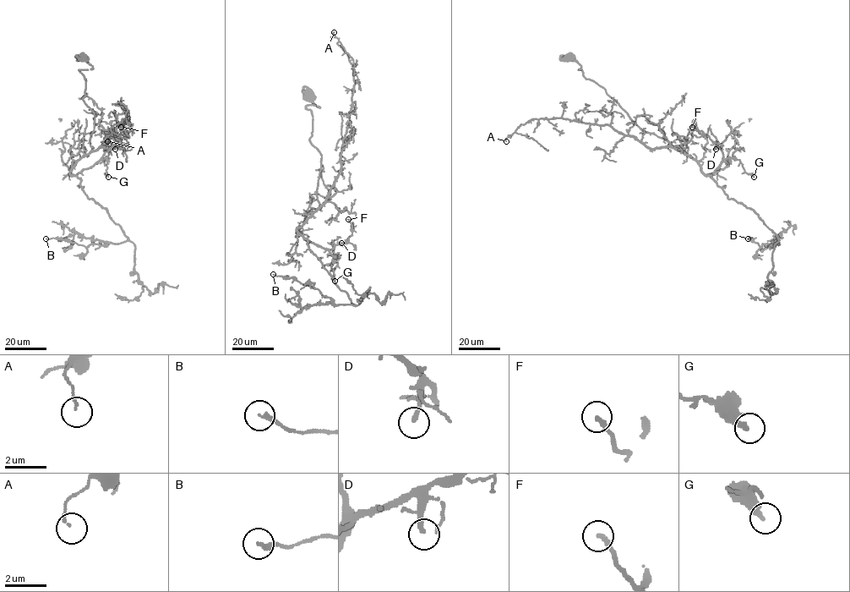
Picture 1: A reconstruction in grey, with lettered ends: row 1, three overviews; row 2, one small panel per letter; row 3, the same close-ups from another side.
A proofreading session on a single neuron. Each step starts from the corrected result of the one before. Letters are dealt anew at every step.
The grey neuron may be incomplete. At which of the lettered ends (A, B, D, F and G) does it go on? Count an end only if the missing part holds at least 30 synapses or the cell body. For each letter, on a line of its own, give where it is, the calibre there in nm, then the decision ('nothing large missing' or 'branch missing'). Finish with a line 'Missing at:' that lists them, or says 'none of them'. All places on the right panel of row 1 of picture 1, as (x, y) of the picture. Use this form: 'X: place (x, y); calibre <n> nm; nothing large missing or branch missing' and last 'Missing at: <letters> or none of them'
A: place (506, 141); calibre 100 nm; nothing large missing
B: place (748, 238); calibre 240 nm; nothing large missing
D: place (716, 149); calibre 160 nm; branch missing
F: place (692, 127); calibre 200 nm; nothing large missing
G: place (754, 177); calibre 280 nm; branch missing
Missing at: D, G

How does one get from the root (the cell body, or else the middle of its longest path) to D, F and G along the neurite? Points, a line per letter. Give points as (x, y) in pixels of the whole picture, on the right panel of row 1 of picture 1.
D: (569, 57), (640, 128), (679, 147), (705, 174), (711, 175), (722, 161), (721, 150), (717, 145), (716, 149)
F: (569, 57), (640, 128), (679, 147), (705, 174), (711, 175), (722, 161), (722, 151), (692, 127)
G: (569, 57), (640, 128), (679, 147), (705, 174), (711, 175), (723, 159), (736, 158), (754, 177)

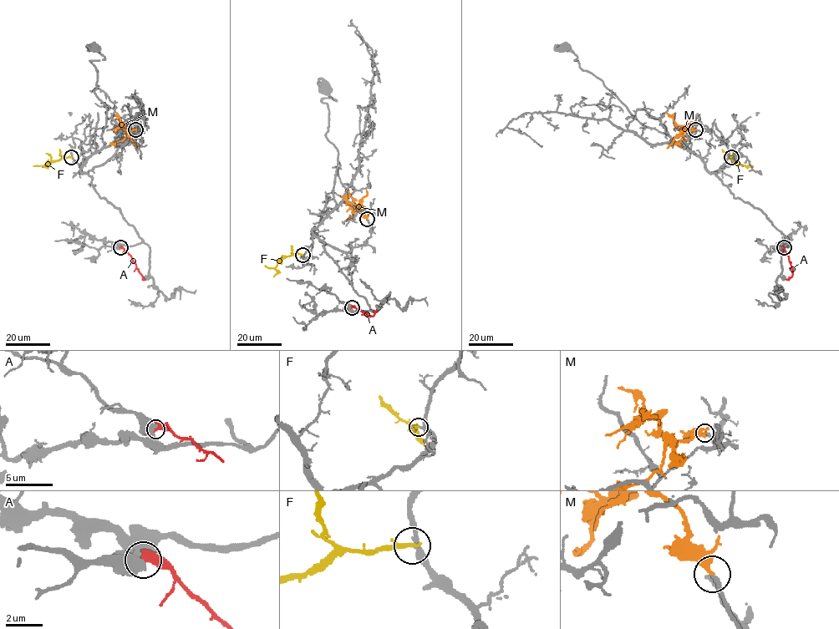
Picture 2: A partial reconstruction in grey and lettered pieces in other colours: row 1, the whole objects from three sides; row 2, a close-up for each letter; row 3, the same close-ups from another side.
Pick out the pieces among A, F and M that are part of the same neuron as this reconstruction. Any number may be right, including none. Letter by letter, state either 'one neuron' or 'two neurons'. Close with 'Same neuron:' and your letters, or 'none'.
A: two neurons
F: one neuron
M: two neurons
Same neuron: F

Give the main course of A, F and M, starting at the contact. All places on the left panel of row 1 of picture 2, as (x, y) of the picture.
A: (120, 247), (130, 256), (145, 279)
F: (71, 156), (33, 166)
M: (135, 129), (128, 131), (117, 113)

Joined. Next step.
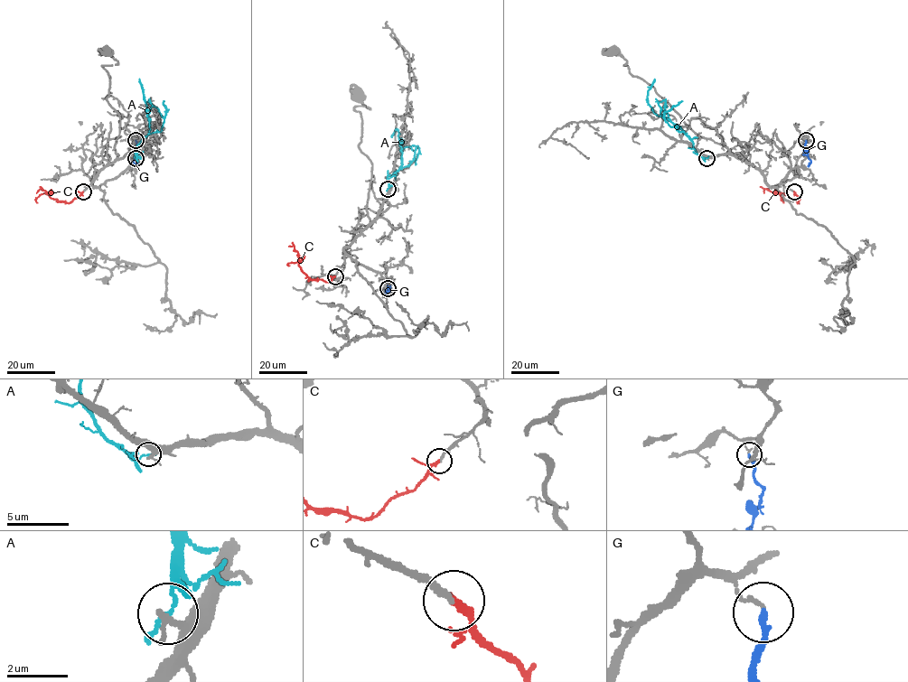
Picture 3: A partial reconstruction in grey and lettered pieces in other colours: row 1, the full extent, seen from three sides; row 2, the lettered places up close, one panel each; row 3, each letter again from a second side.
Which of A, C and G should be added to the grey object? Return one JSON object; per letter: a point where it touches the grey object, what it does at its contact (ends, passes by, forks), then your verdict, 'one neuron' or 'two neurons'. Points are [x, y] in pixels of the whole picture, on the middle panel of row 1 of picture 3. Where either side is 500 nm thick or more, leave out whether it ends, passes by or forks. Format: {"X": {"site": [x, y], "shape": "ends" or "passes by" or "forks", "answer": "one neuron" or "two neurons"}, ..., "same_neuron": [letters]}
{"A": {"site": [388, 189], "shape": "passes by", "answer": "two neurons"}, "C": {"site": [335, 276], "shape": "passes by", "answer": "one neuron"}, "G": {"site": [388, 288], "shape": "ends", "answer": "two neurons"}, "same_neuron": ["C"]}

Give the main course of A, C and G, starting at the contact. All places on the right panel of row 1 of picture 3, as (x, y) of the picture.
A: (706, 158), (697, 153), (693, 142), (682, 130), (659, 116), (648, 103), (648, 90), (654, 79)
C: (793, 191), (800, 198), (797, 203), (783, 193), (774, 194), (764, 189), (763, 192)
G: (806, 140), (809, 163)

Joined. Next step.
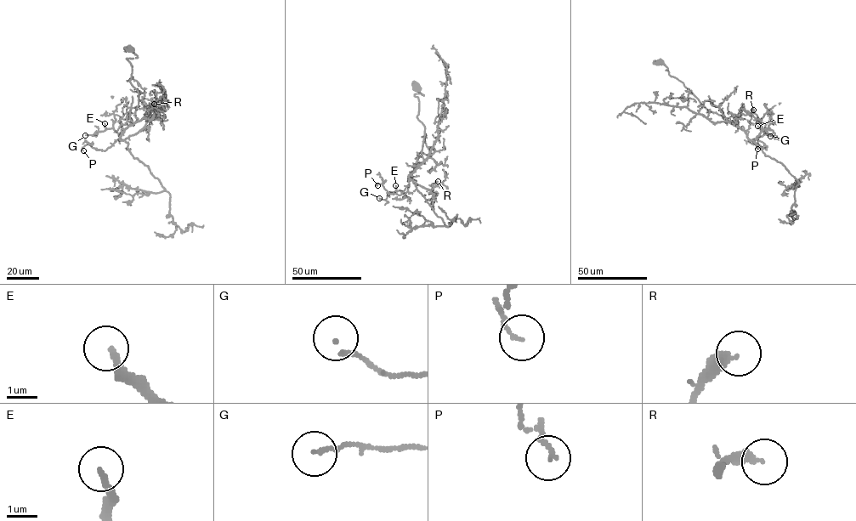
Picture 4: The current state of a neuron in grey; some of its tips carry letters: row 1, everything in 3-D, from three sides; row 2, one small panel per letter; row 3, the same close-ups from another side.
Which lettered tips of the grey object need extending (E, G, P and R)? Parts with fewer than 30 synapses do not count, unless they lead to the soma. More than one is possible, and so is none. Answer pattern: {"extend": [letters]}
{"extend": ["R"]}

